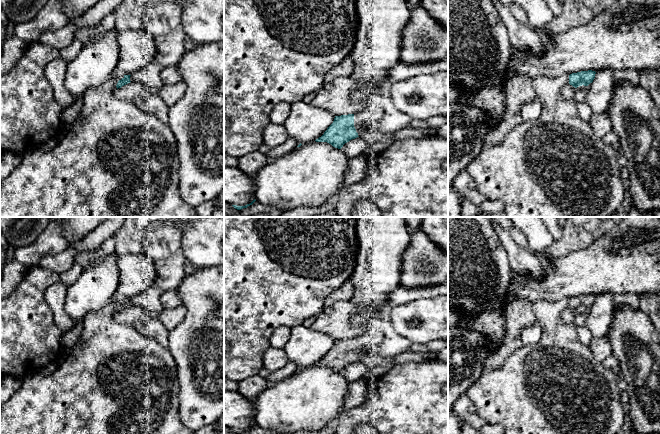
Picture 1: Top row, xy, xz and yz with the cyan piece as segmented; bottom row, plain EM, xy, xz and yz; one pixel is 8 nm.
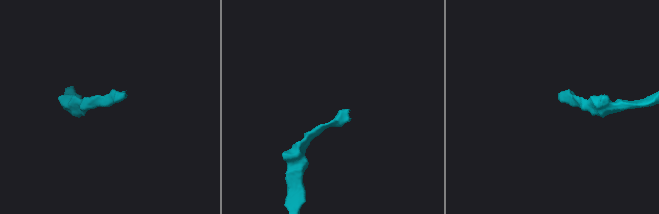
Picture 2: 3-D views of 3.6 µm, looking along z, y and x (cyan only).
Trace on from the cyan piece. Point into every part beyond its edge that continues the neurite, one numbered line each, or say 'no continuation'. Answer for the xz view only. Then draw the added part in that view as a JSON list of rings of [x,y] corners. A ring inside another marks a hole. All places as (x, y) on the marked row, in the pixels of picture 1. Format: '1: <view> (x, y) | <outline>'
1: xz (365, 120) | [[[371,102],[363,111],[354,114],[354,127],[358,136],[374,129],[383,114],[384,111],[376,102]]]

